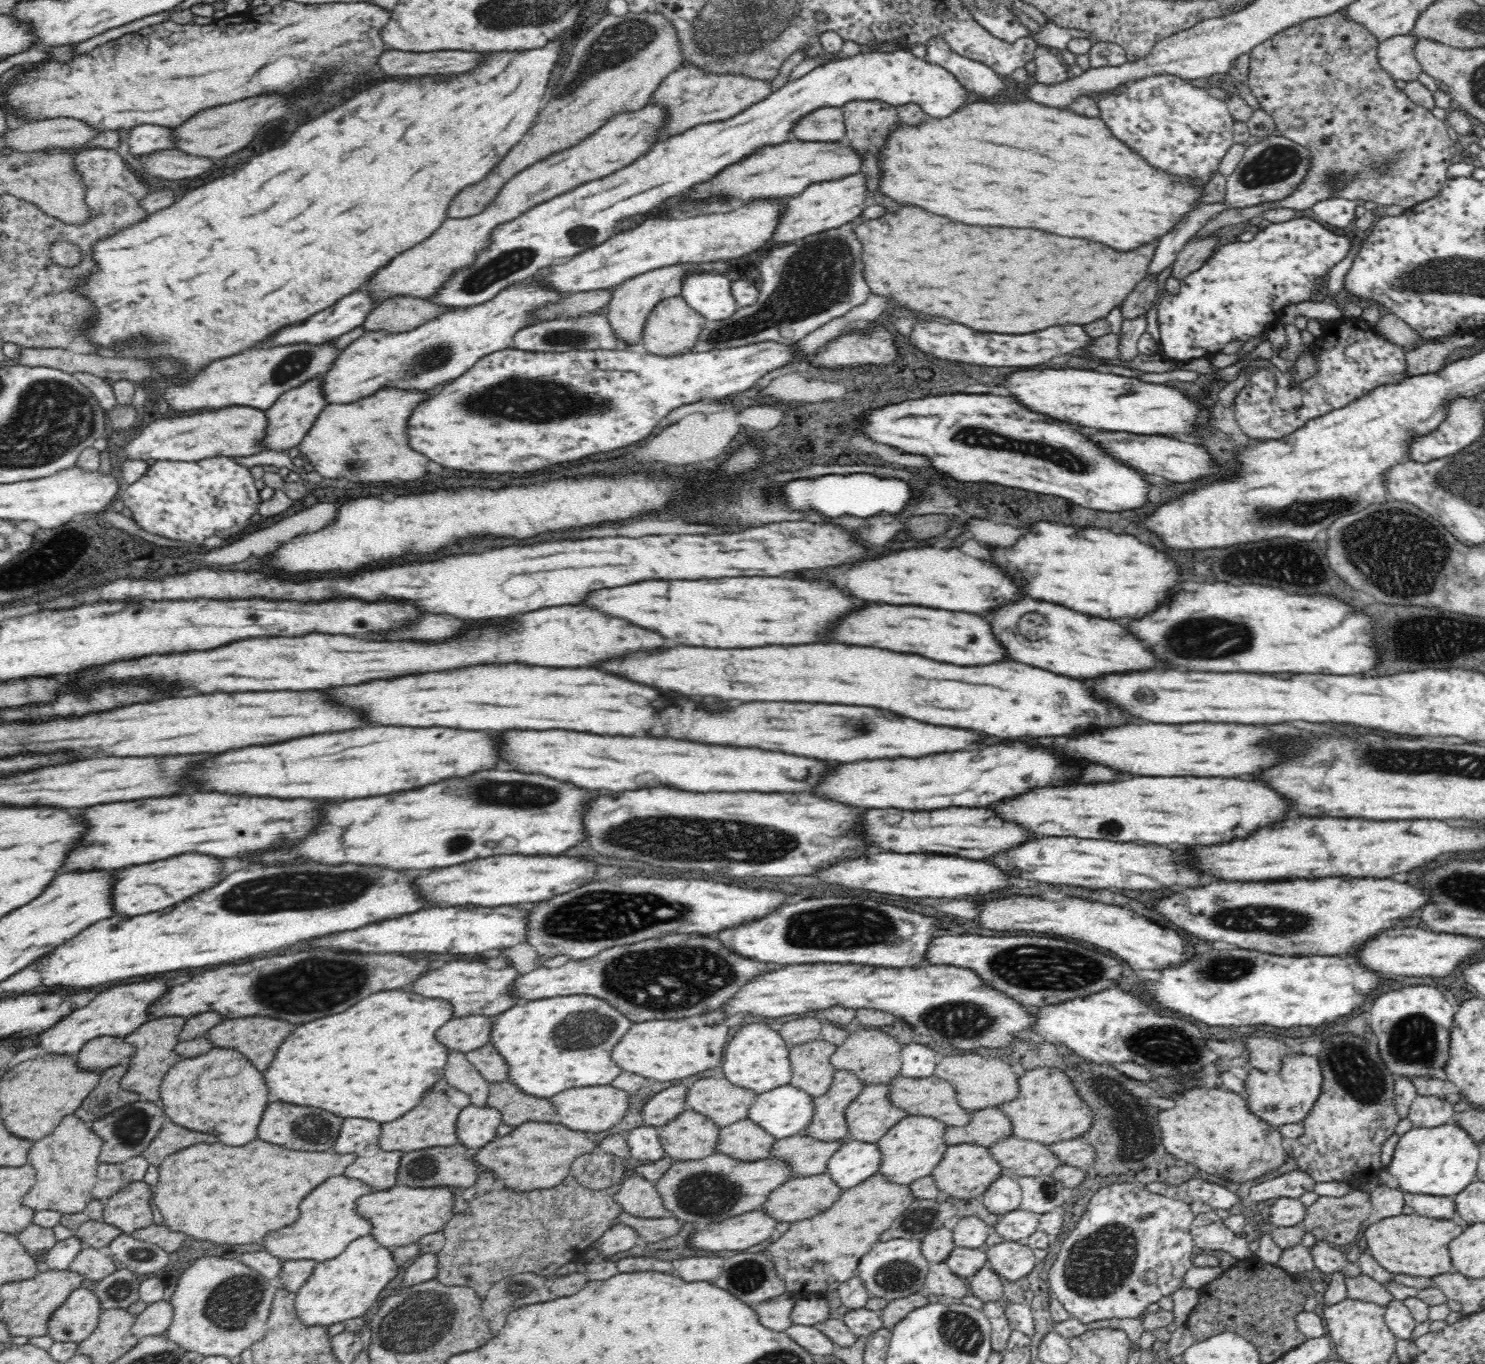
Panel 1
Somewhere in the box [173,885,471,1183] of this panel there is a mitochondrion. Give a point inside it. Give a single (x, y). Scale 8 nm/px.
(316, 984)

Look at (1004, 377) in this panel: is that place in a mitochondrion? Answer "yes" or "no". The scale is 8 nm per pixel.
no

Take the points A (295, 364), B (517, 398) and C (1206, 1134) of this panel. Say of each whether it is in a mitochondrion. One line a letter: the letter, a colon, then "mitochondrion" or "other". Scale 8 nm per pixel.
A: mitochondrion
B: mitochondrion
C: other

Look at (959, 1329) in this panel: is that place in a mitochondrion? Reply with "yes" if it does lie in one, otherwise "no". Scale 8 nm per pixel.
yes

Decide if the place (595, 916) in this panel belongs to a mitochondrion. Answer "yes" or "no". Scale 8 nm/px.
yes

